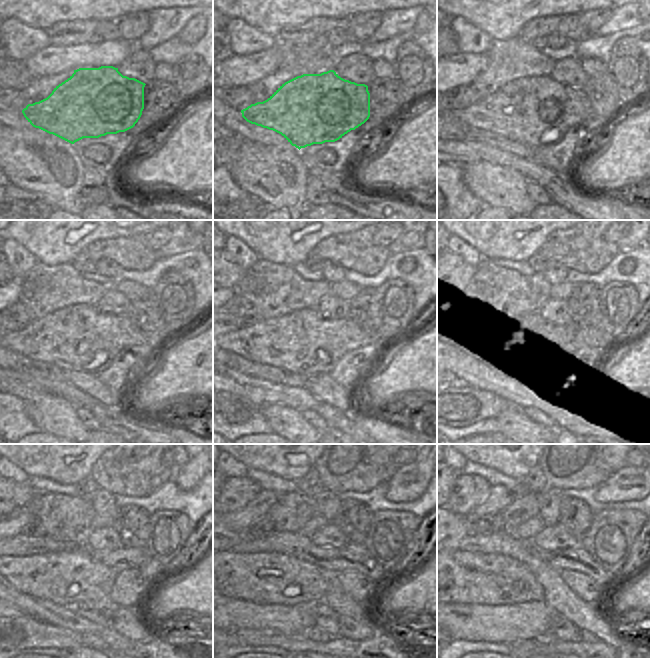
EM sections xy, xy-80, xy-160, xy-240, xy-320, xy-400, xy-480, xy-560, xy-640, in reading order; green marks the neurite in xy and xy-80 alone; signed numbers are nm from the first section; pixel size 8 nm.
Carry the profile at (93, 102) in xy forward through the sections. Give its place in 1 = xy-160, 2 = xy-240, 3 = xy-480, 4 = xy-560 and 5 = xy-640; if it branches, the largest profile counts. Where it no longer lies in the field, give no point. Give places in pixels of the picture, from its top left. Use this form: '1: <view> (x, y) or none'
1: xy-160 (536, 111)
2: xy-240 (79, 338)
3: xy-480 (70, 576)
4: xy-560 (266, 577)
5: xy-640 (457, 577)

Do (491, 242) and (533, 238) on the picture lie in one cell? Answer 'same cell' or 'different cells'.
same cell

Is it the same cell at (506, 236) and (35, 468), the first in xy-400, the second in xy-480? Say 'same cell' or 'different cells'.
same cell

